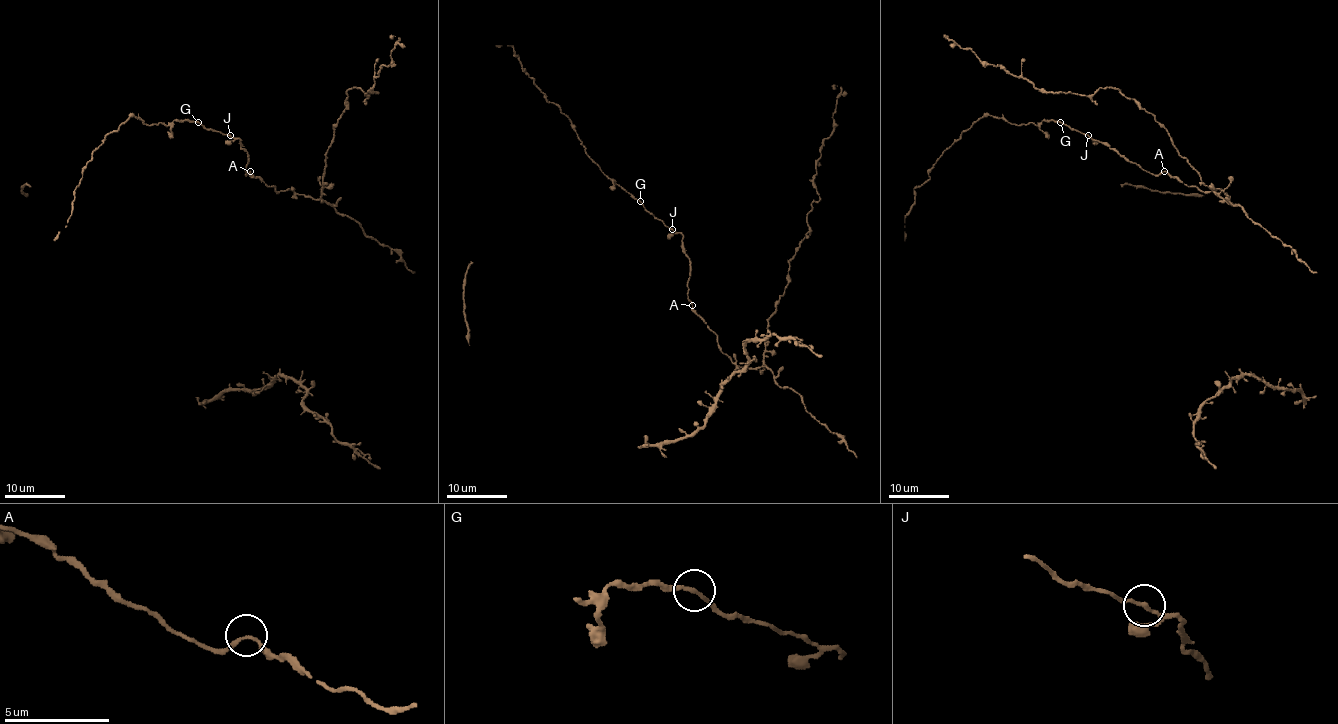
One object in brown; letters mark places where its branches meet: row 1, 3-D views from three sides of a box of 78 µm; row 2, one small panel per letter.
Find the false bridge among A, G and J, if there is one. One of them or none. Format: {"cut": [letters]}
{"cut": []}

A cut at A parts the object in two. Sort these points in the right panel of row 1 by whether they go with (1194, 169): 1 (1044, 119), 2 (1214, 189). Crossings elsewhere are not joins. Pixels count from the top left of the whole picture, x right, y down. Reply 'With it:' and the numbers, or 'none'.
With it: 2

